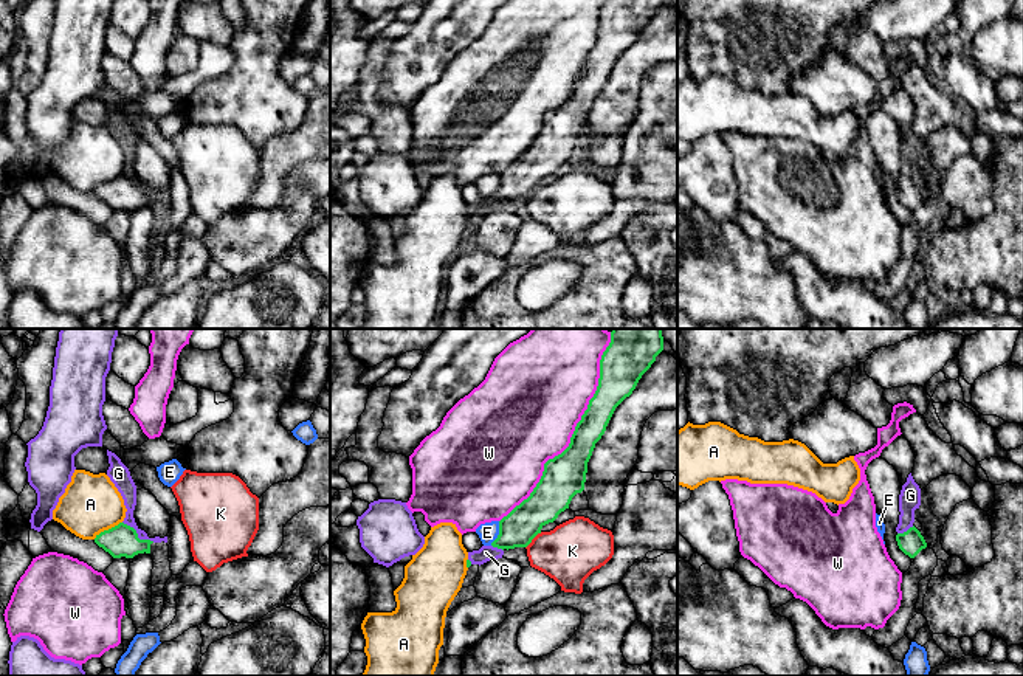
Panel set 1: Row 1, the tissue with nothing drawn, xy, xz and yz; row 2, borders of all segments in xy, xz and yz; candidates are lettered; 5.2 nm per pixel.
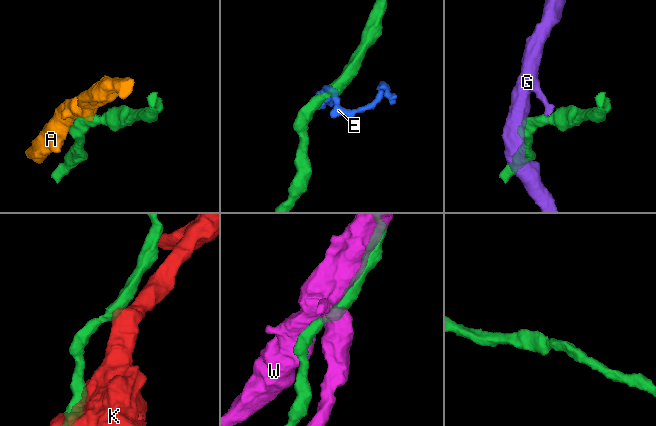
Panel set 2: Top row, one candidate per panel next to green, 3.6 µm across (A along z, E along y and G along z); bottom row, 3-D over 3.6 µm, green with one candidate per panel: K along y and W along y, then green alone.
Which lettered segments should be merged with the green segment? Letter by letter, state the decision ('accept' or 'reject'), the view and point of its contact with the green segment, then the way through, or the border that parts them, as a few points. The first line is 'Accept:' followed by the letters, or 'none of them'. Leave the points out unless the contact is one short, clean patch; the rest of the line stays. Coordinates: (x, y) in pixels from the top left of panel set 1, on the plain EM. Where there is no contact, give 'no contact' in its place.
Accept: none of them
A: reject | xy (109, 182)
E: reject | xz (499, 186) | along xz (499, 174), (499, 186), (490, 197)
G: reject | xy (137, 188) | along xy (123, 174), (140, 191), (154, 194)
K: reject | xz (532, 191) | along xz (541, 185), (526, 200)
W: reject | xz (571, 92)

